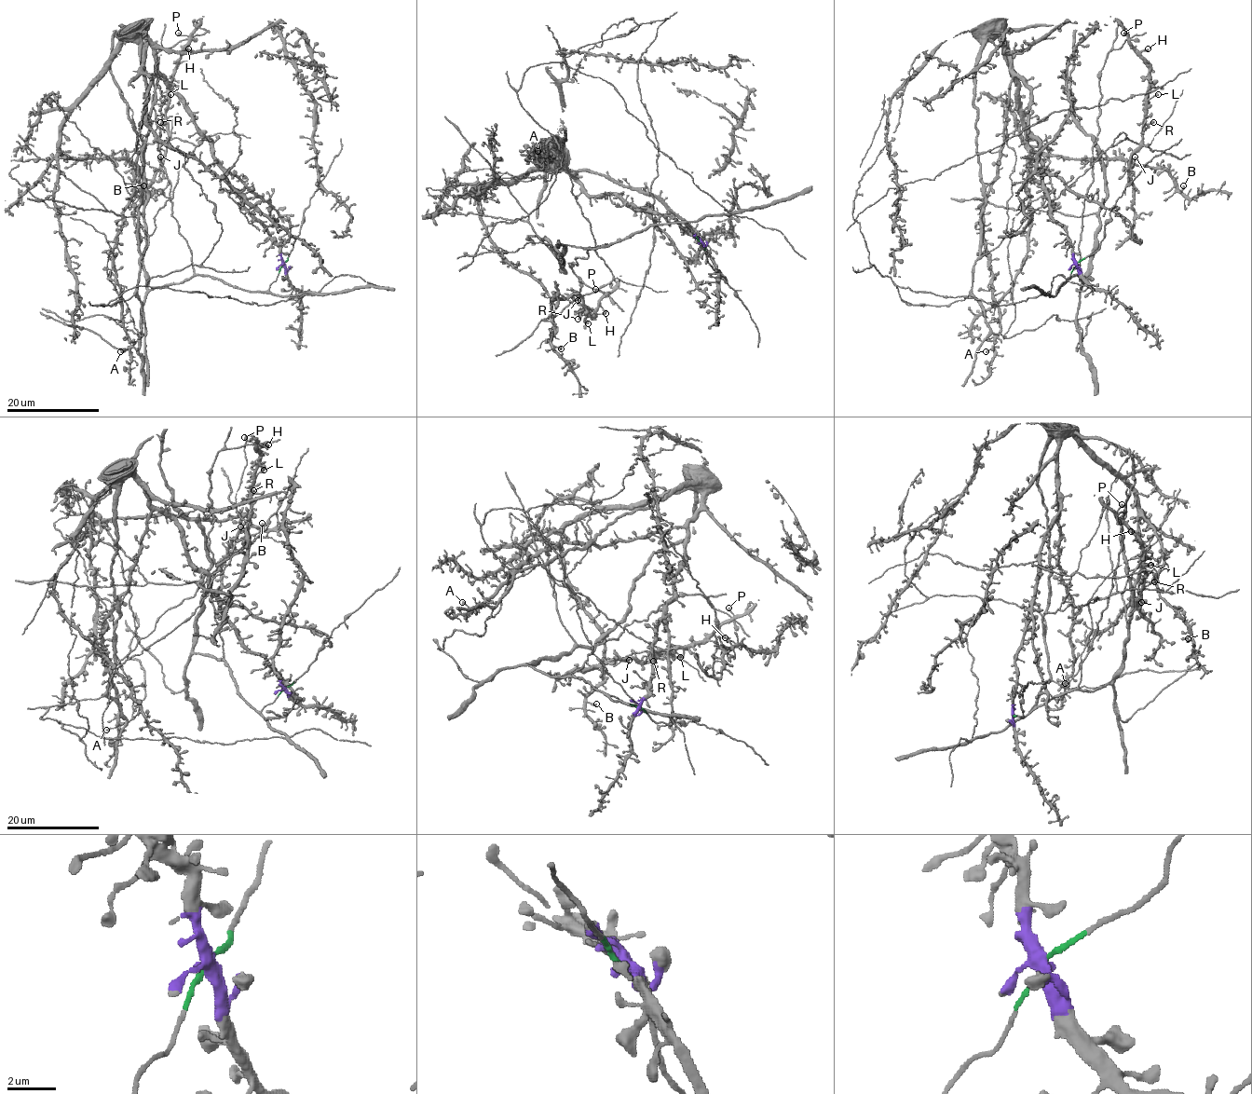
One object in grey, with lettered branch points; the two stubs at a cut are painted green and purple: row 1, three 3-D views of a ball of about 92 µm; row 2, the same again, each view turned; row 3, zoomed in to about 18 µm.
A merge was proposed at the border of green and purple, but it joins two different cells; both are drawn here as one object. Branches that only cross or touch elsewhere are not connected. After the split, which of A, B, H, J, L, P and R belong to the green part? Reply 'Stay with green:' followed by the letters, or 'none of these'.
Stay with green: H, J, L, P, R

